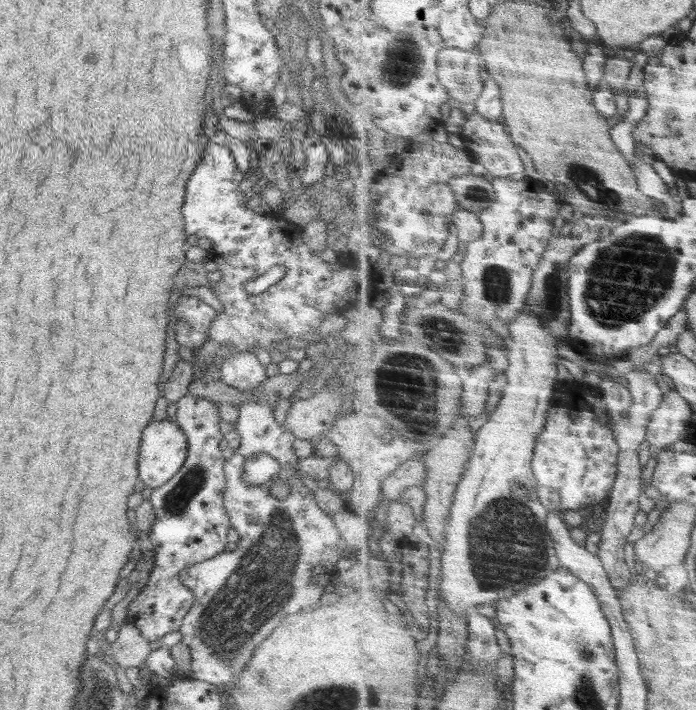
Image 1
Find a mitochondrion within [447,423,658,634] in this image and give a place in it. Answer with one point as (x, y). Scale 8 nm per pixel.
(506, 544)

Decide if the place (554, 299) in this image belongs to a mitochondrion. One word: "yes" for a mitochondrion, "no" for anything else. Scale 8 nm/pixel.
yes

